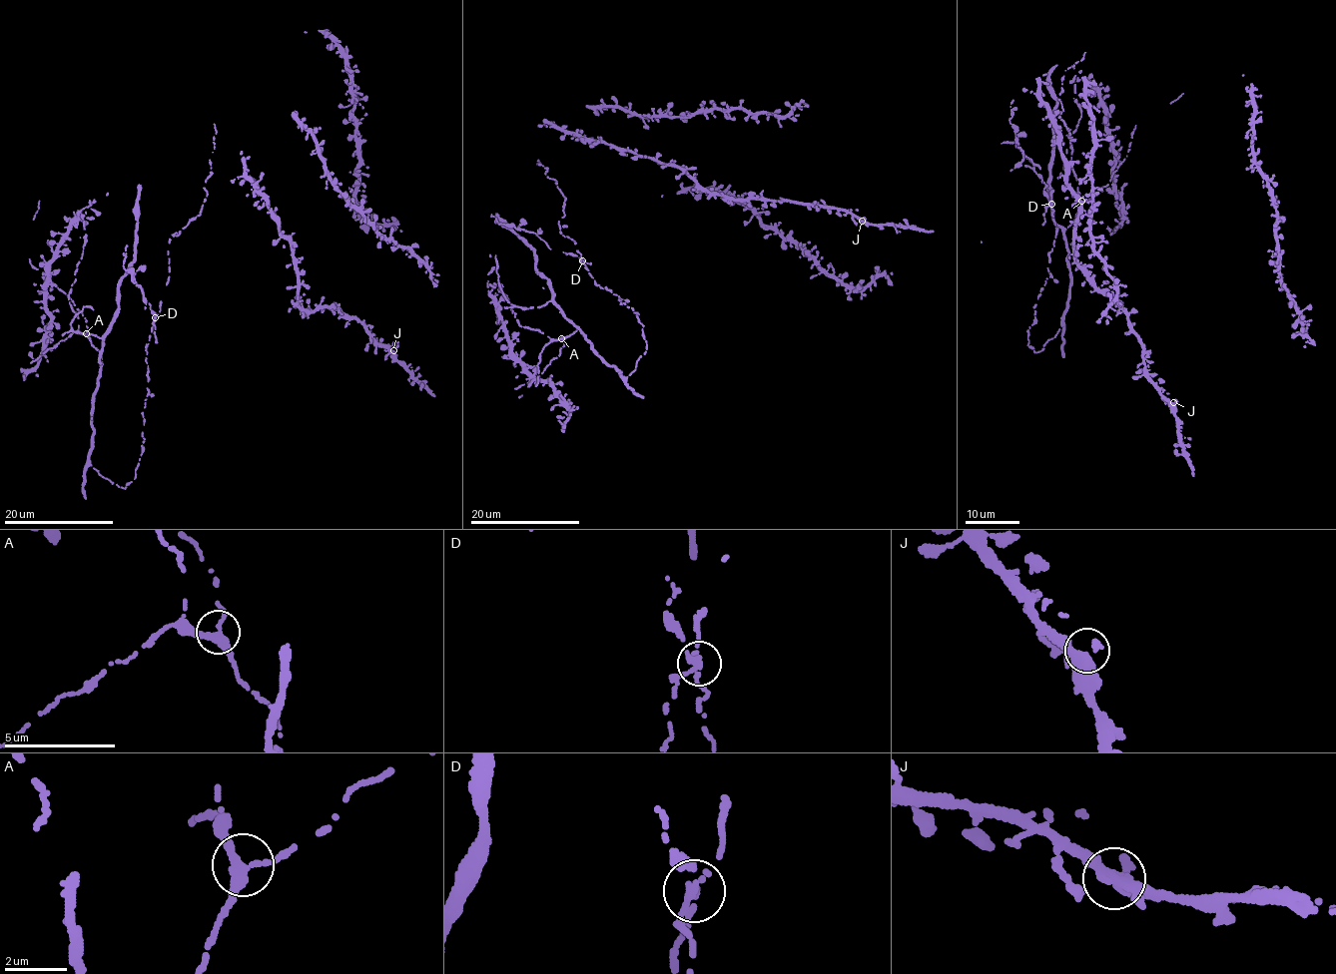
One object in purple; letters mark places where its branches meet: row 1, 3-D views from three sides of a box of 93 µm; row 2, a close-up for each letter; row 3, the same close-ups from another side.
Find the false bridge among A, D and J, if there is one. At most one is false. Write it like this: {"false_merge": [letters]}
{"false_merge": ["D"]}

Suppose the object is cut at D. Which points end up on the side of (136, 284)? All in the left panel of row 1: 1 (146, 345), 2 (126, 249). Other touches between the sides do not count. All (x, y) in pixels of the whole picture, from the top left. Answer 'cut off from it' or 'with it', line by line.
1: cut off from it
2: with it

